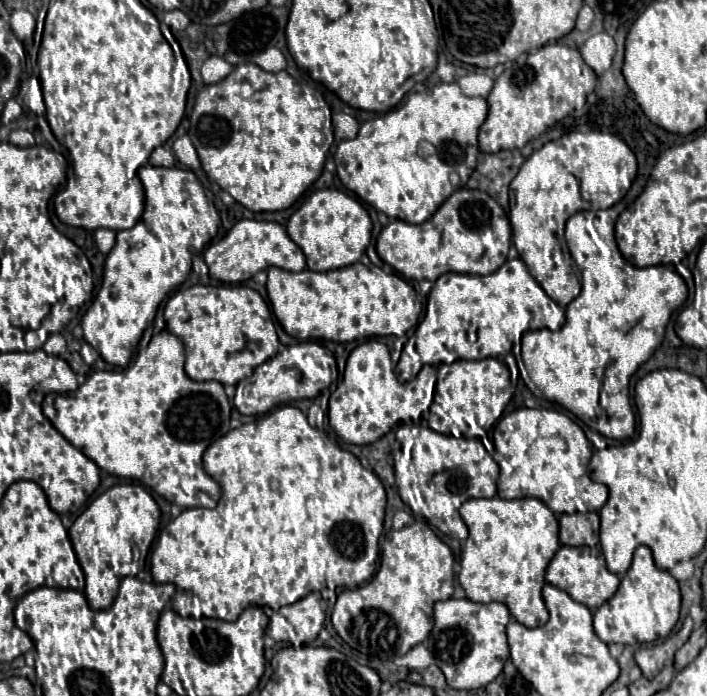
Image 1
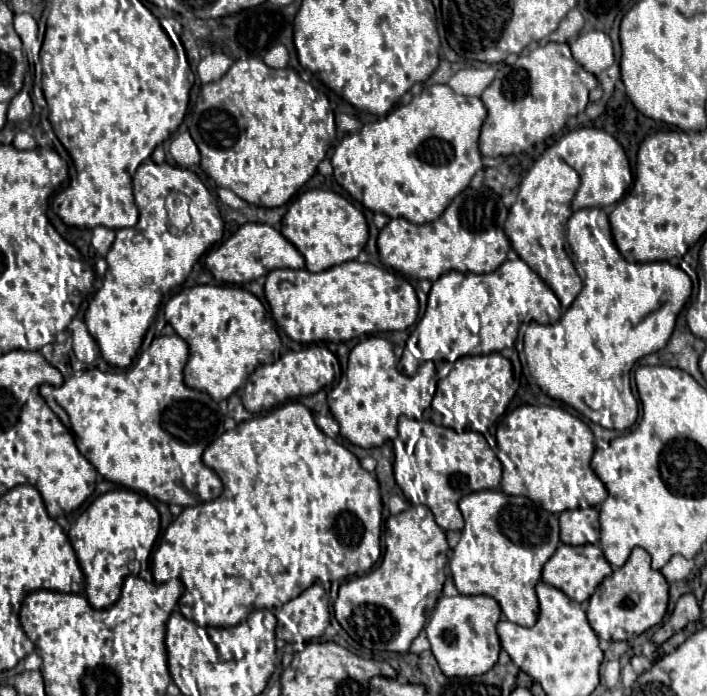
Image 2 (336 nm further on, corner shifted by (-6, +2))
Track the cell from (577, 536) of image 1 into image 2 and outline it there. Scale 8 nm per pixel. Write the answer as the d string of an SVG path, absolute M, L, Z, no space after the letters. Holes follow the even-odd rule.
M574 509L560 513L560 539L566 545L586 545L598 543L600 527L598 527L598 511Z

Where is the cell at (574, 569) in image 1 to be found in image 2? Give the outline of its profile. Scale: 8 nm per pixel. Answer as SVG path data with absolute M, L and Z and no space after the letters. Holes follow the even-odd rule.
M560 545L556 549L556 553L546 561L544 569L542 569L542 581L564 591L570 599L582 603L588 601L588 597L596 591L596 587L600 585L600 581L604 577L608 577L612 573L610 563L604 559L602 549L598 545L580 545L580 547L572 547L572 545Z

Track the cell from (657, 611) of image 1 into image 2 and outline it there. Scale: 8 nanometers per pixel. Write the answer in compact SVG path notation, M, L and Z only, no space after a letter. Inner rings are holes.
M634 547L622 569L614 569L594 595L588 599L588 621L594 633L604 641L626 641L658 625L668 611L668 583L660 571L650 567L650 555Z

